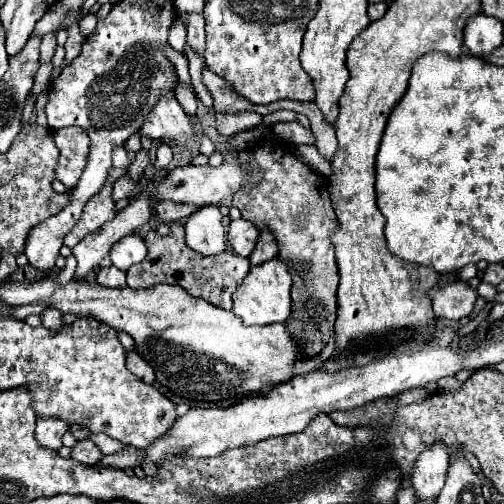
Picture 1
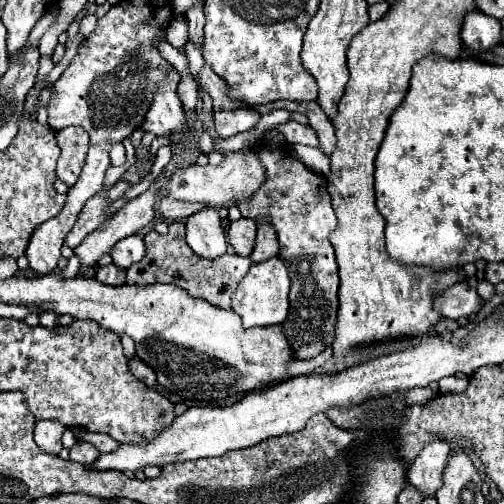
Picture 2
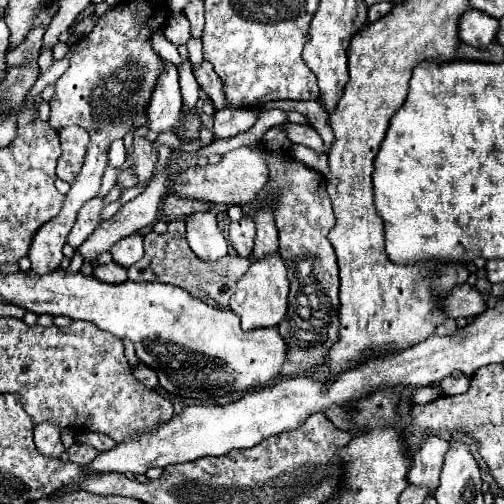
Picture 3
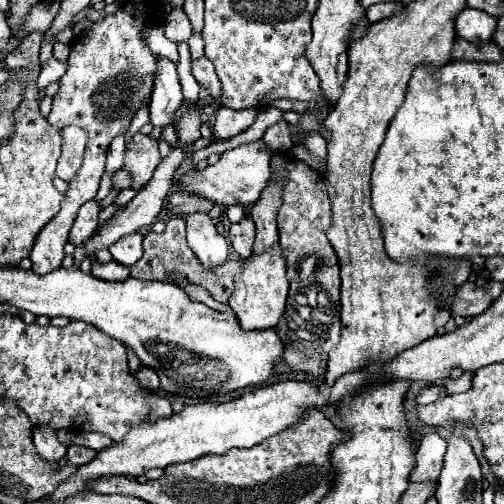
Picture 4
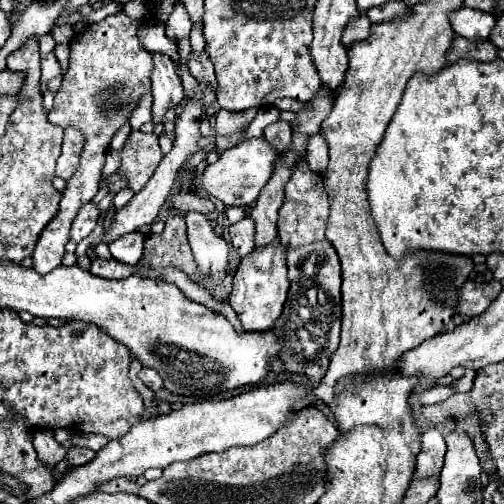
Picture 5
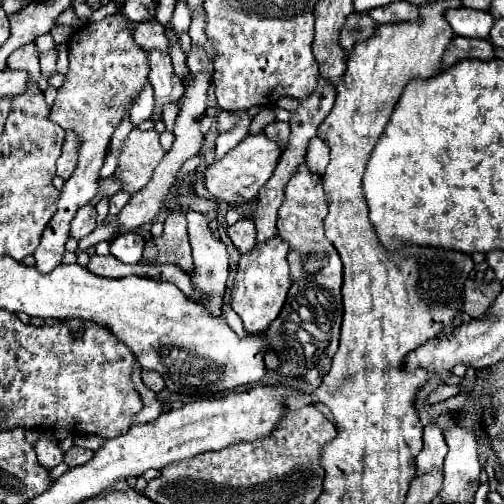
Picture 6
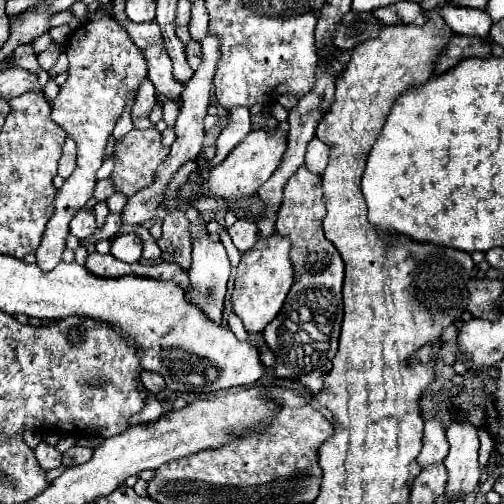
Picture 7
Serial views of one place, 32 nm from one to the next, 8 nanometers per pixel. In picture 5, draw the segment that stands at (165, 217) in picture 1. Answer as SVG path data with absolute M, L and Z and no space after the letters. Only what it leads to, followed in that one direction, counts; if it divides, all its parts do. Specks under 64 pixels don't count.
M178 192L172 196L172 204L174 204L174 210L180 212L180 214L188 214L188 212L202 212L202 214L208 214L214 210L214 204L212 200L208 198L200 198L198 194L194 192Z

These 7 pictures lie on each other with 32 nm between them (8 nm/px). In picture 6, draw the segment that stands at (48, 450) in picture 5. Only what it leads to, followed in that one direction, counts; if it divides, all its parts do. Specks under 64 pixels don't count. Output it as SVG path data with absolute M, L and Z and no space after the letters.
M46 432L40 434L40 440L36 442L34 450L36 450L36 456L40 460L40 466L44 466L46 470L52 470L62 462L64 452L58 448L58 444L50 442L50 434L46 434Z

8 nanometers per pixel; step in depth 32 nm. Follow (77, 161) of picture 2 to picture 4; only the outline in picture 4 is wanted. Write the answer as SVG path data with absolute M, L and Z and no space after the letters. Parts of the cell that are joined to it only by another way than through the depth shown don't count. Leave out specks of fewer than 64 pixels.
M66 126L62 130L62 156L58 158L58 178L70 182L82 164L84 146L88 136L78 126Z

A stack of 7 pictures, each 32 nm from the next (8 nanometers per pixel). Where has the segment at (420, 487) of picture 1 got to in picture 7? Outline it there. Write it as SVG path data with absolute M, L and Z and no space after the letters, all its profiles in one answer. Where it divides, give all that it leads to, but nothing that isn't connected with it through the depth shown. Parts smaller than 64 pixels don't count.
M434 414L424 428L424 438L422 438L422 452L418 456L418 462L422 468L434 462L442 462L444 456L448 454L448 438L446 438L446 428L442 420Z

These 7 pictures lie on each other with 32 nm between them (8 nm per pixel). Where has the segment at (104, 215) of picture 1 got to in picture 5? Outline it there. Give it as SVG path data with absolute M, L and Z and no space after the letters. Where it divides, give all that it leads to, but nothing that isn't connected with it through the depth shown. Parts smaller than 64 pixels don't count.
M92 202L84 204L84 206L78 210L78 214L76 214L74 222L72 222L70 238L72 238L74 242L80 242L82 238L86 238L86 236L94 230L96 220L98 220L98 208L96 208L96 204L92 204Z

